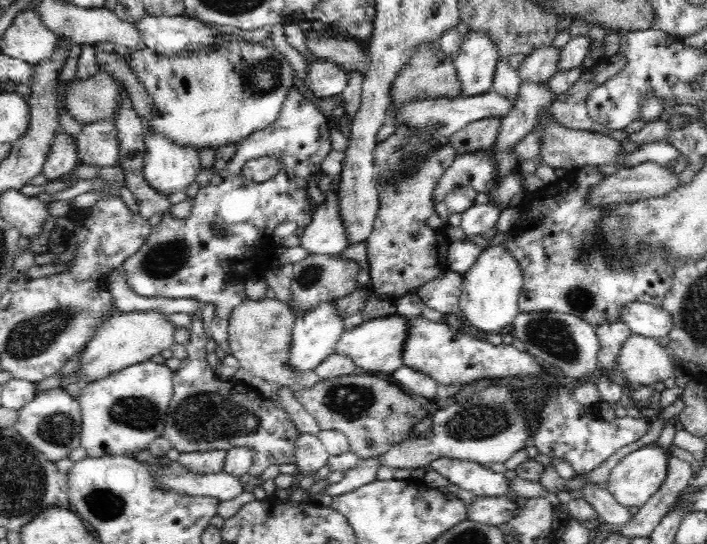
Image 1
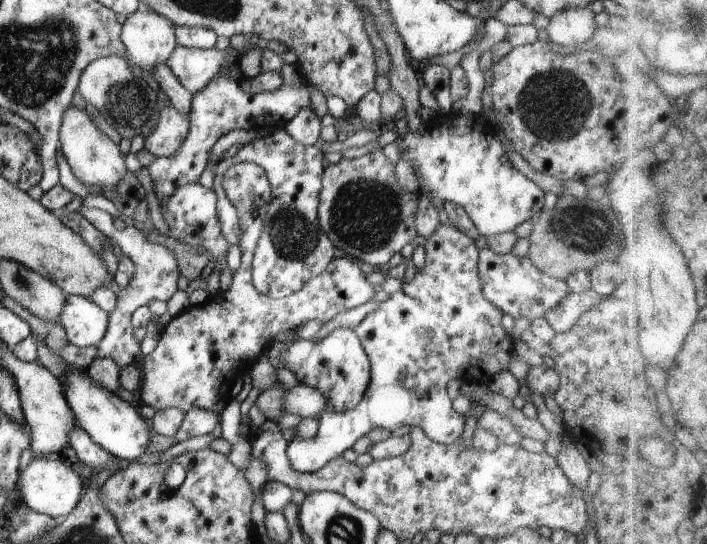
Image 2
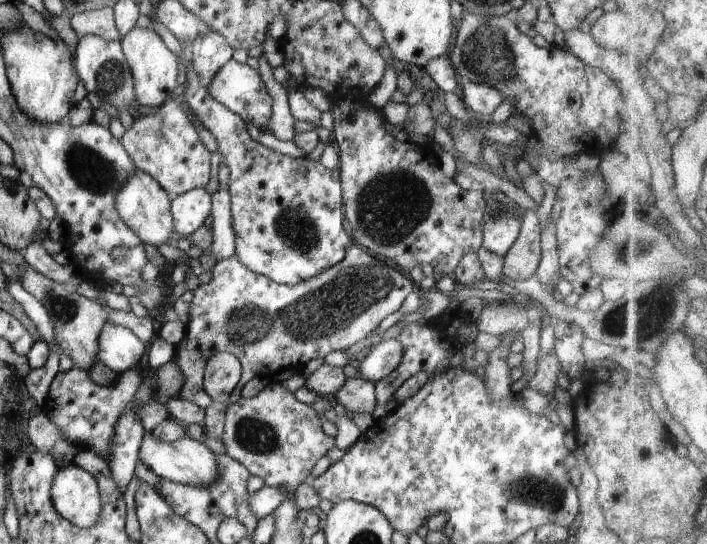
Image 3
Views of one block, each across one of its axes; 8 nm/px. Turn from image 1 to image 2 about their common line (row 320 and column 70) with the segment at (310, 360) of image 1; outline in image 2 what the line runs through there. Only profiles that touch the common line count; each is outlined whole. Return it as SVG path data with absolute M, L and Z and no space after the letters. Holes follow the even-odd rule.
M68 295L59 323L64 327L67 342L80 348L97 345L108 326L109 314L95 302L80 295Z

